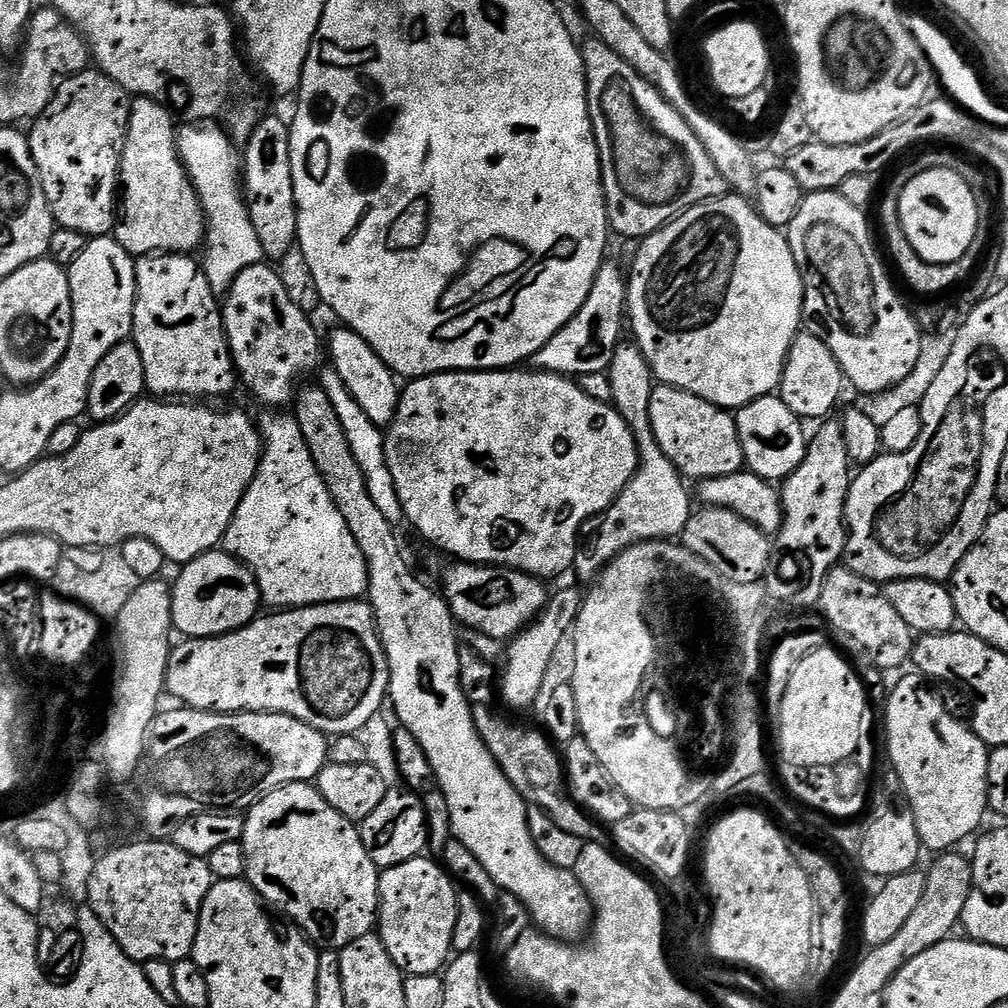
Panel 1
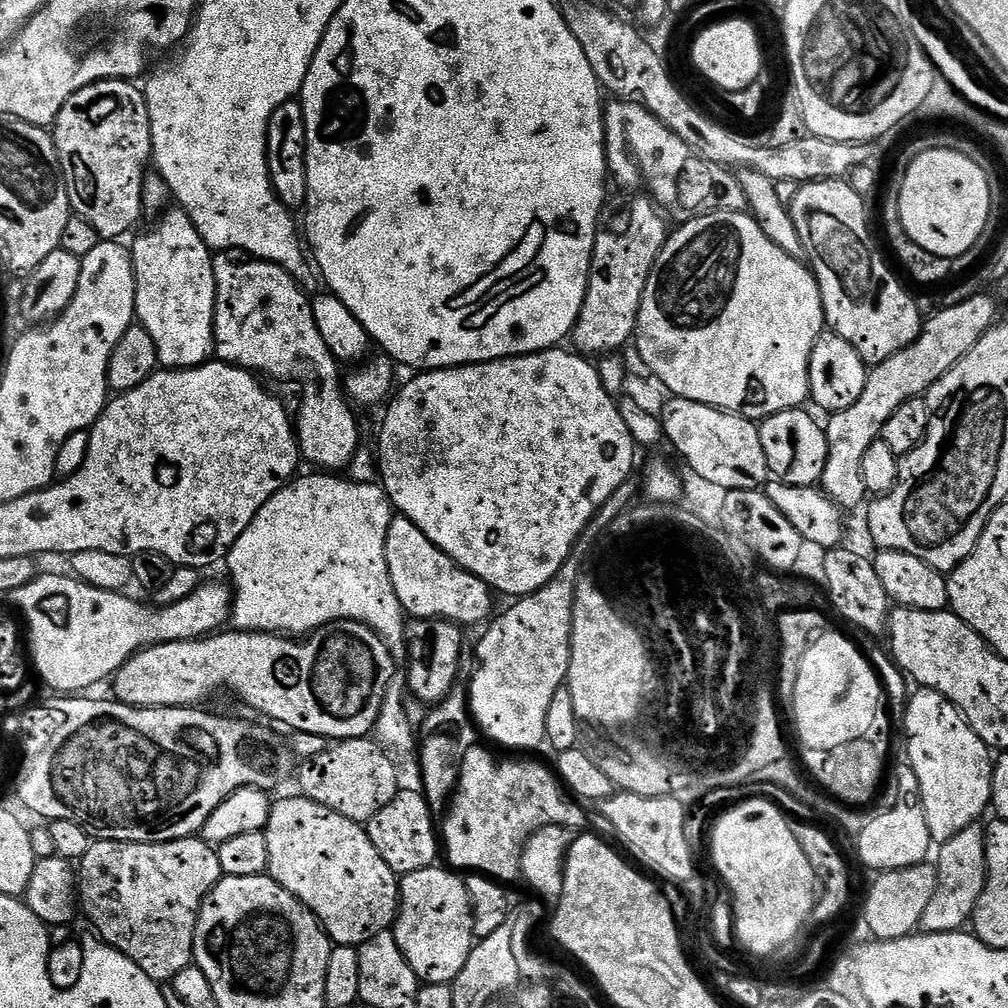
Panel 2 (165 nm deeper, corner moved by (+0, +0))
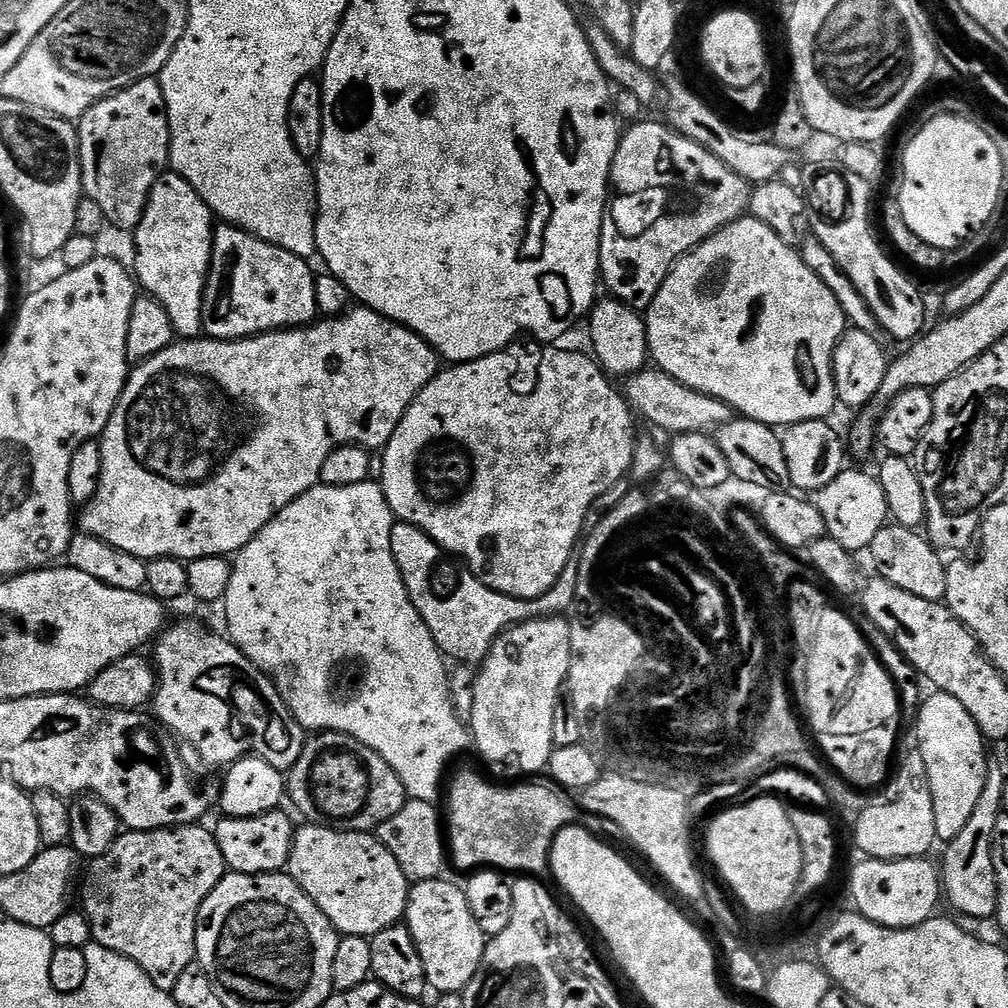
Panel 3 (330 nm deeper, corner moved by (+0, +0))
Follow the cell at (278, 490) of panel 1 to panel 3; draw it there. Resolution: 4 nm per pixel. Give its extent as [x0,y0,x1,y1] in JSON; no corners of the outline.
[222,479,470,802]

